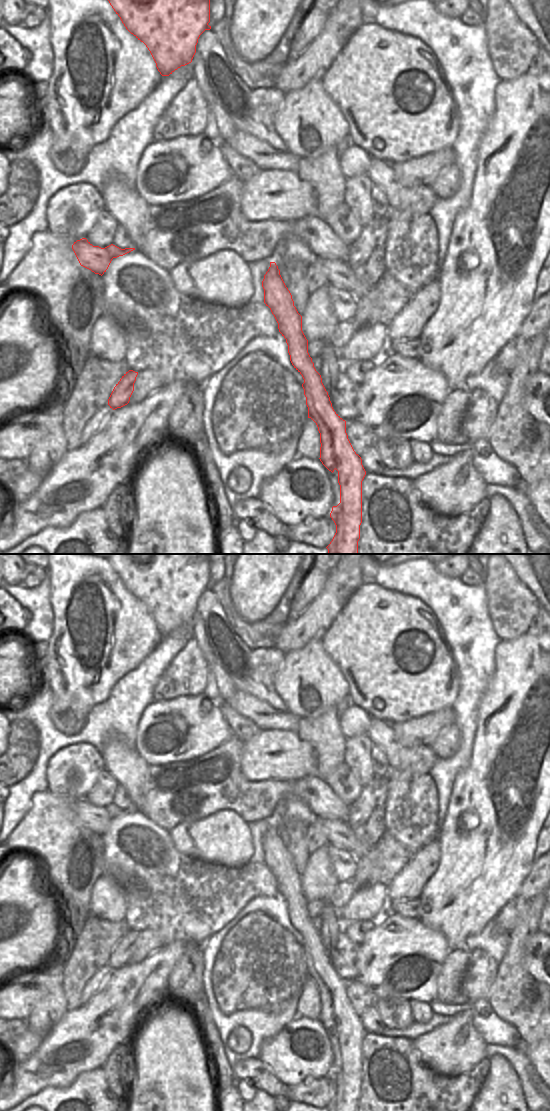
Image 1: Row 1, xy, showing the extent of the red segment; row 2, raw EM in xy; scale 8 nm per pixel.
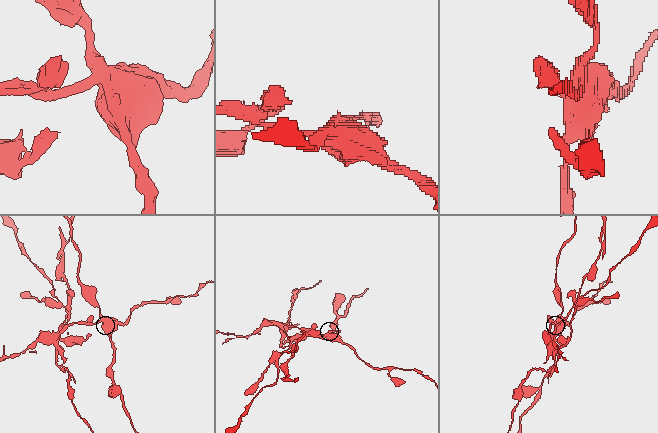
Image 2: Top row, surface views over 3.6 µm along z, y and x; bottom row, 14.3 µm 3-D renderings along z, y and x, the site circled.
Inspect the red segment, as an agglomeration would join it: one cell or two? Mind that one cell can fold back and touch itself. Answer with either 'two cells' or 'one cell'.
two cells

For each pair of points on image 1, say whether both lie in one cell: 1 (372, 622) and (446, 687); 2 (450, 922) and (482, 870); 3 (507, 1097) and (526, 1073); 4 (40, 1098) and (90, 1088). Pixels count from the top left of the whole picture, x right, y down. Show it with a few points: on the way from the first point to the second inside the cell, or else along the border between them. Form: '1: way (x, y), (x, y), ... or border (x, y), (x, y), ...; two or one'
1: way (387, 645), (403, 671), (423, 679); one
2: way (457, 909), (457, 902), (472, 883); one
3: border (506, 1060), (517, 1075), (525, 1100); two
4: way (52, 1098), (78, 1097); one

